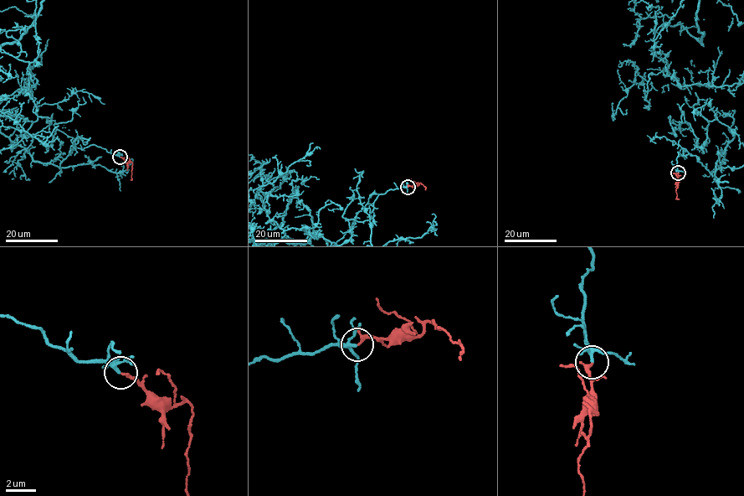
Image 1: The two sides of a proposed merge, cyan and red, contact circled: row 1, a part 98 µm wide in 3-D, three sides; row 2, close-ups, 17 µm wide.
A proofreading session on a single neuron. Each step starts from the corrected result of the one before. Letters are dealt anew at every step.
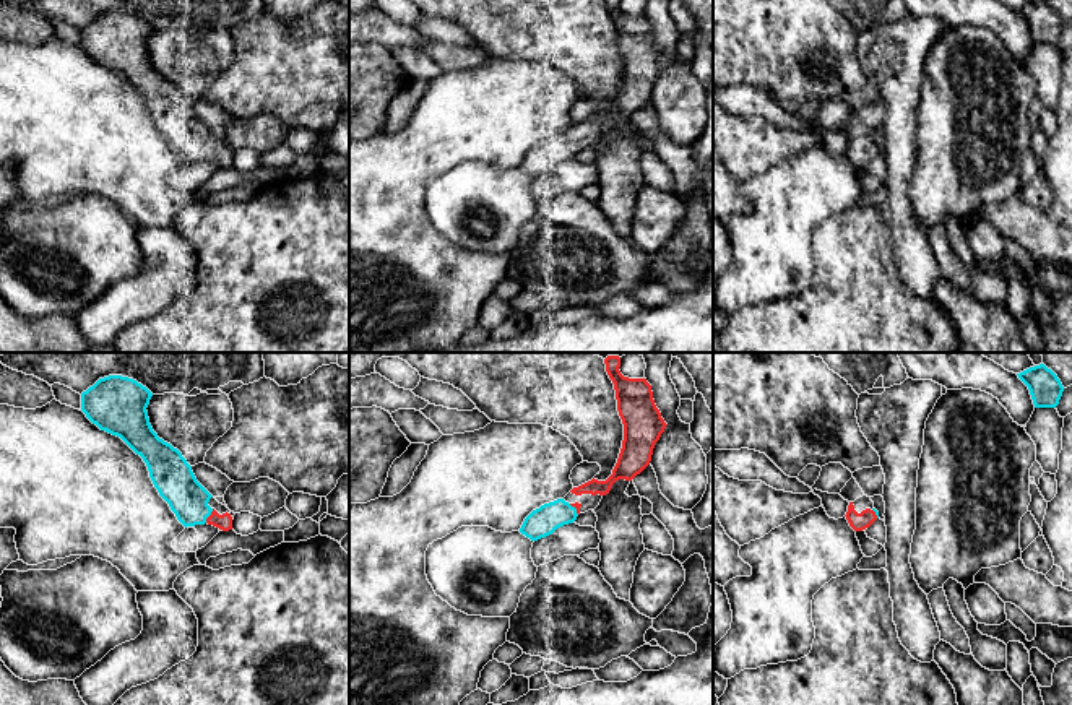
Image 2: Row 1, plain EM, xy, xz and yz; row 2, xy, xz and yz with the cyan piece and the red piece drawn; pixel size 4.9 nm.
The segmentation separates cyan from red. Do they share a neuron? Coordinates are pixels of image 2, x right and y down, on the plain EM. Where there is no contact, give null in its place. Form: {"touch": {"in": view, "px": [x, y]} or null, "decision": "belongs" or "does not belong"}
{"touch": {"in": "xy", "px": [210, 150]}, "decision": "belongs"}

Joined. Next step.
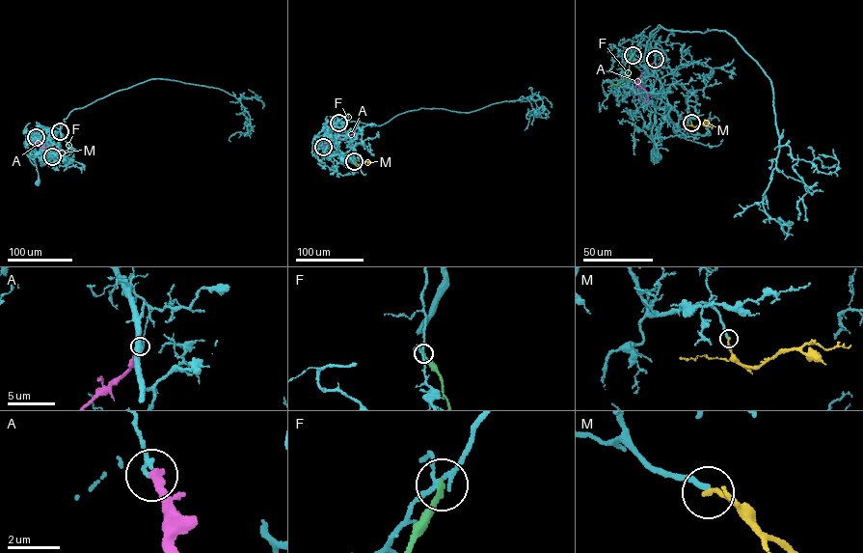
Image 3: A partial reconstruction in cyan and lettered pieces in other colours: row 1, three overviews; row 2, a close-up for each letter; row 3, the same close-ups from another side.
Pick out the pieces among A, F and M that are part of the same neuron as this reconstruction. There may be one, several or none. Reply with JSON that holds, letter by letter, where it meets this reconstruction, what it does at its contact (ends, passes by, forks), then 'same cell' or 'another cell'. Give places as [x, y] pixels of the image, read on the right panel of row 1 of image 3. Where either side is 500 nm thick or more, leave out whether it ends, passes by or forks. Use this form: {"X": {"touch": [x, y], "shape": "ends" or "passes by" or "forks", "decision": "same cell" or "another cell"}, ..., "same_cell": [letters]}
{"A": {"touch": [655, 59], "shape": "ends", "decision": "another cell"}, "F": {"touch": [633, 55], "shape": "ends", "decision": "another cell"}, "M": {"touch": [691, 123], "shape": "ends", "decision": "same cell"}, "same_cell": ["M"]}

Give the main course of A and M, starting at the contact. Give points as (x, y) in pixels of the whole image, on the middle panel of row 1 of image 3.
A: (323, 147), (337, 135), (354, 134)
M: (354, 161), (359, 164), (371, 162)

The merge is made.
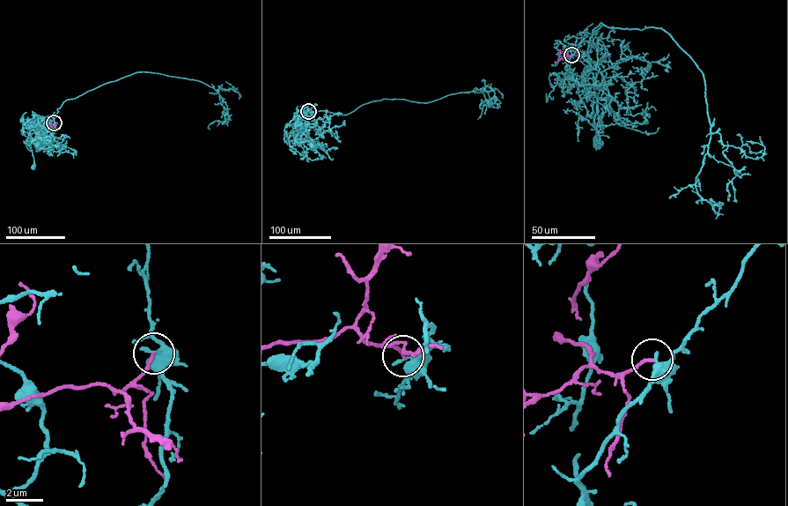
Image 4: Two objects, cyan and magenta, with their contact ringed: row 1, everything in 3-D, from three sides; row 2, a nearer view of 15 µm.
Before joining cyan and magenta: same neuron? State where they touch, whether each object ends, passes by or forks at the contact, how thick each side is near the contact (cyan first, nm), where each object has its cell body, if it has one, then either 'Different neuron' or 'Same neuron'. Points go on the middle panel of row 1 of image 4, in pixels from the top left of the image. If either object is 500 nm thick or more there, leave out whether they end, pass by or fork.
Place: (308, 111). At the ring cyan ends. At the ring magenta ends. Thickness 400 nm (cyan) against 170 nm. Soma of cyan: (312, 145). Soma of magenta: none. Different neuron

